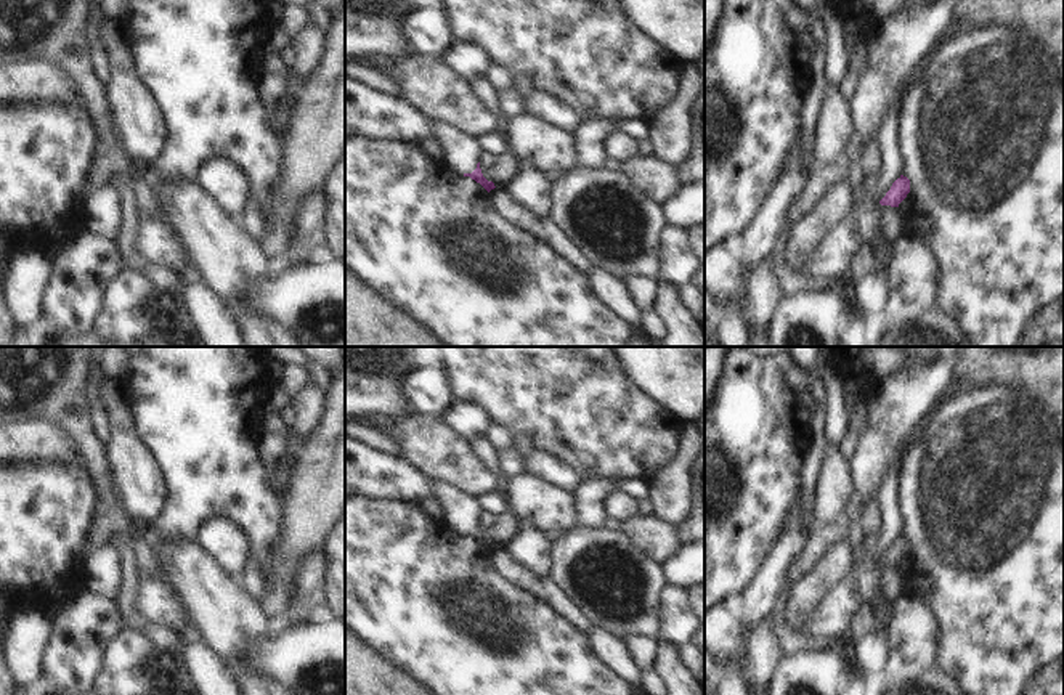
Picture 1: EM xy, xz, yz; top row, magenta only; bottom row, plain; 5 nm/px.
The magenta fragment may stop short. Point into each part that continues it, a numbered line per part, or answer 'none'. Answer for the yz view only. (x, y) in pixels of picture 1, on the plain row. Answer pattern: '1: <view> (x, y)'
none

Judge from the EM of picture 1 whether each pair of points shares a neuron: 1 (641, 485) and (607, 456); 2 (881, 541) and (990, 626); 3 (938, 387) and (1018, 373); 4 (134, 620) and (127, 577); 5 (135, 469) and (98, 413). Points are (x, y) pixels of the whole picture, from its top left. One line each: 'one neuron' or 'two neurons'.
1: two neurons
2: two neurons
3: two neurons
4: one neuron
5: two neurons

